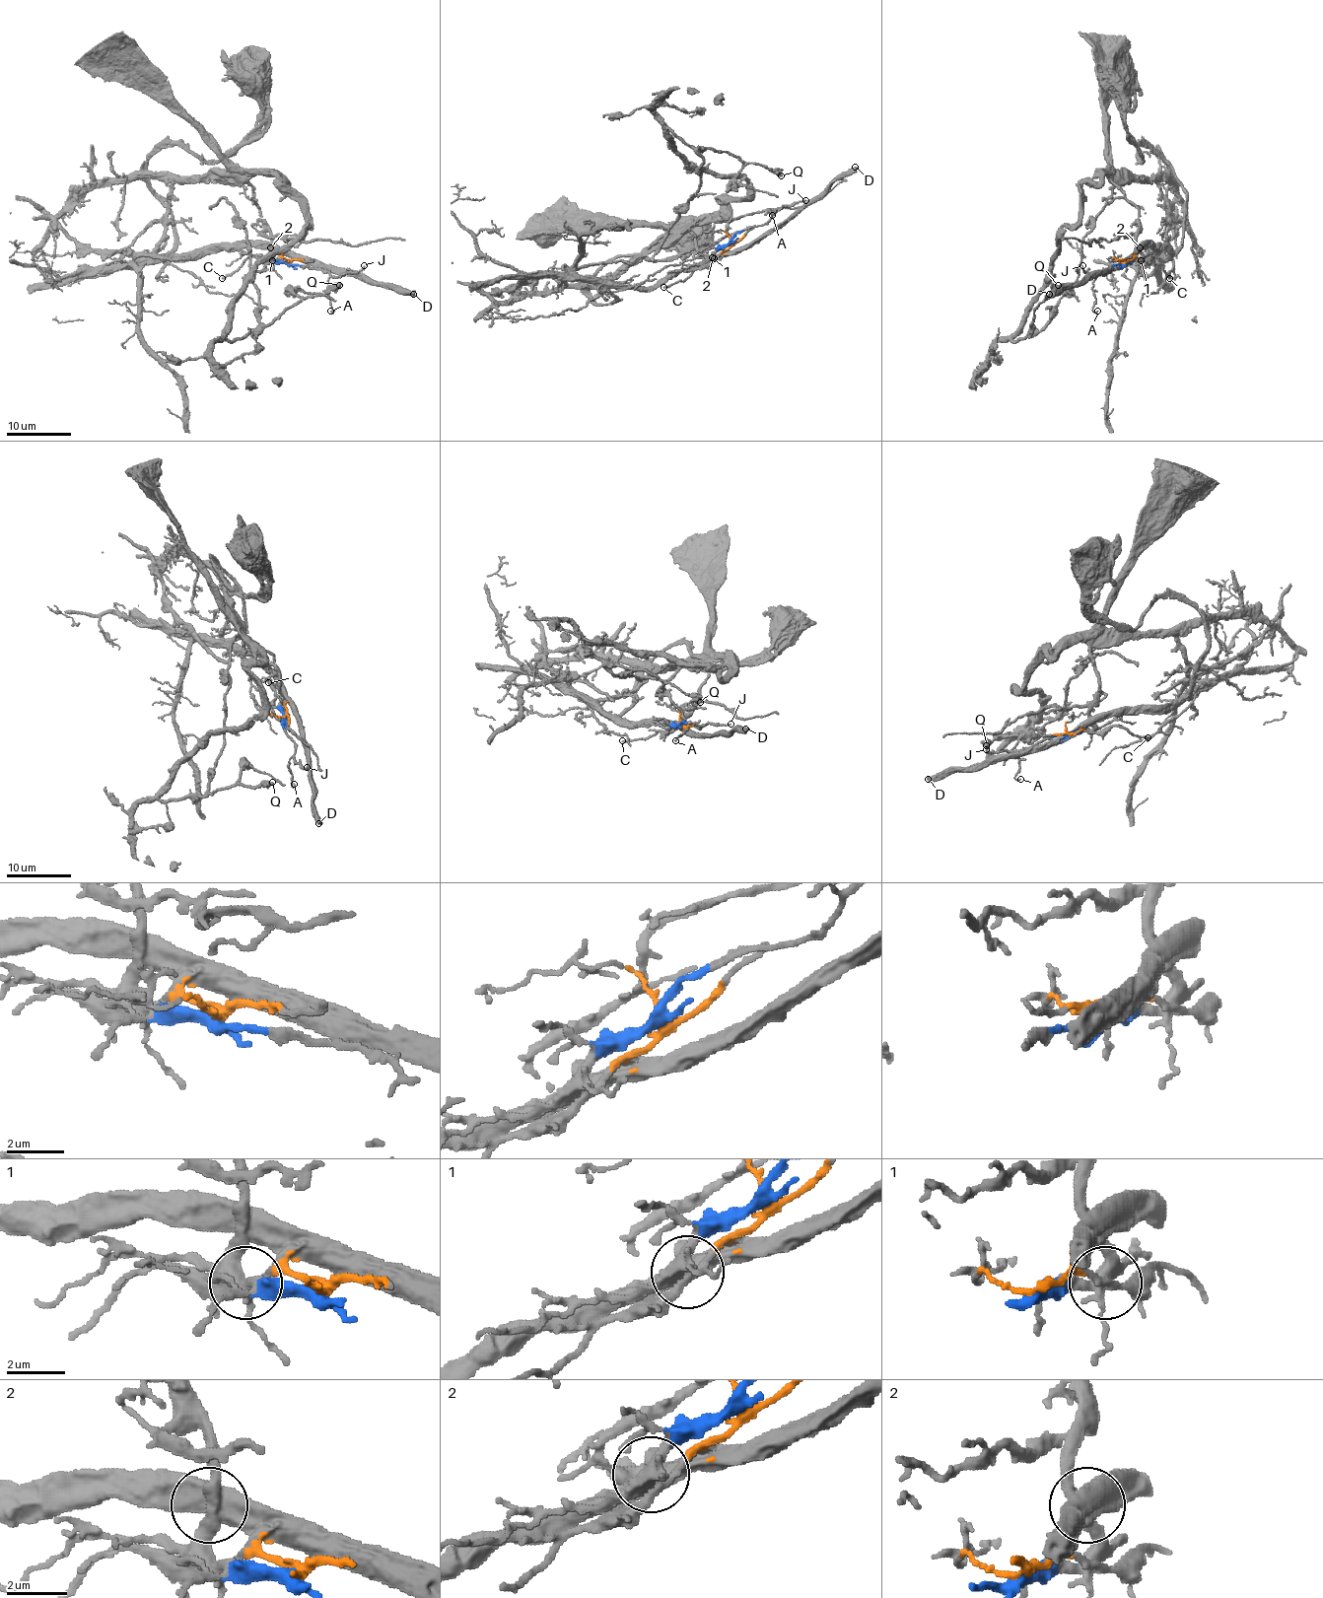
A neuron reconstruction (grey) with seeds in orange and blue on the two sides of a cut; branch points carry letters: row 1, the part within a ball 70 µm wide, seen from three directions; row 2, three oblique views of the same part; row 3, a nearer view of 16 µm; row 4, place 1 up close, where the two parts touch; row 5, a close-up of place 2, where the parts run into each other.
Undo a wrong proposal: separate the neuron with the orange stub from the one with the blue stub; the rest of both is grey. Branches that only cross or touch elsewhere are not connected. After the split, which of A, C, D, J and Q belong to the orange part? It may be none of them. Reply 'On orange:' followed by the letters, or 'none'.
On orange: C, D

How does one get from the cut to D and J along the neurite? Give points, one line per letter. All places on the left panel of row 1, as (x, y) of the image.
D: (290, 263), (282, 257), (306, 257), (354, 270), (367, 280), (389, 283), (414, 294)
J: (290, 263), (320, 268), (336, 276), (359, 271), (364, 265)

